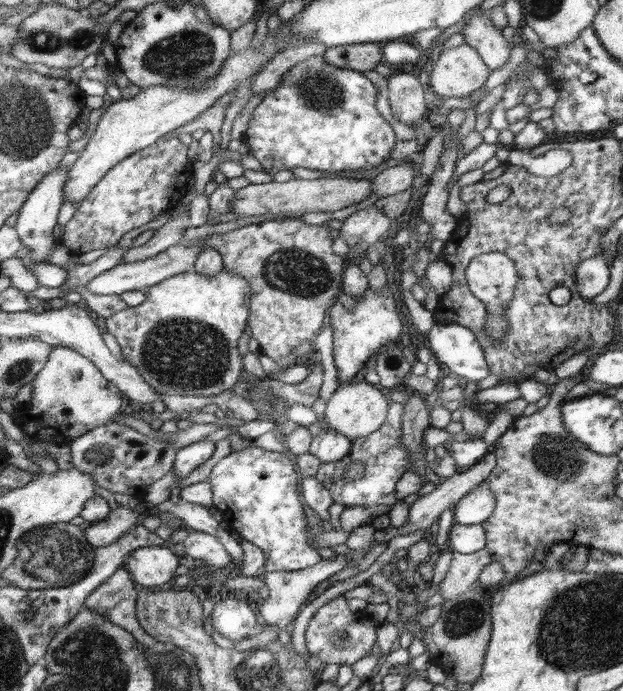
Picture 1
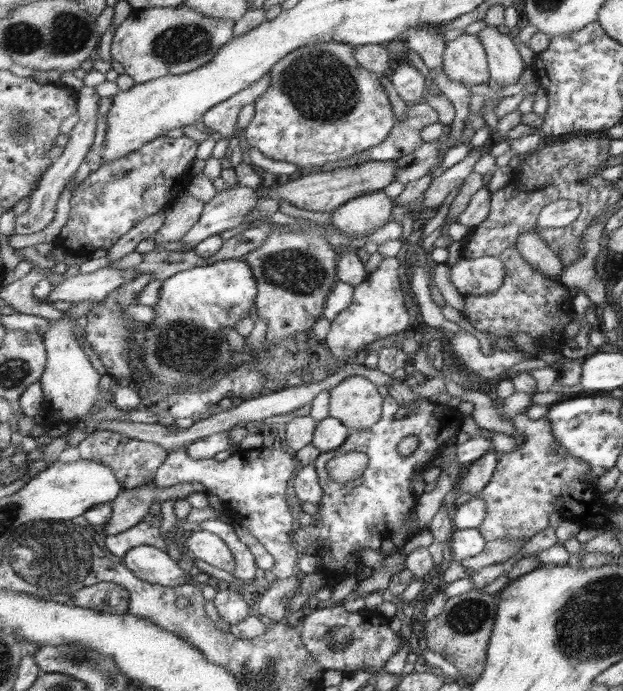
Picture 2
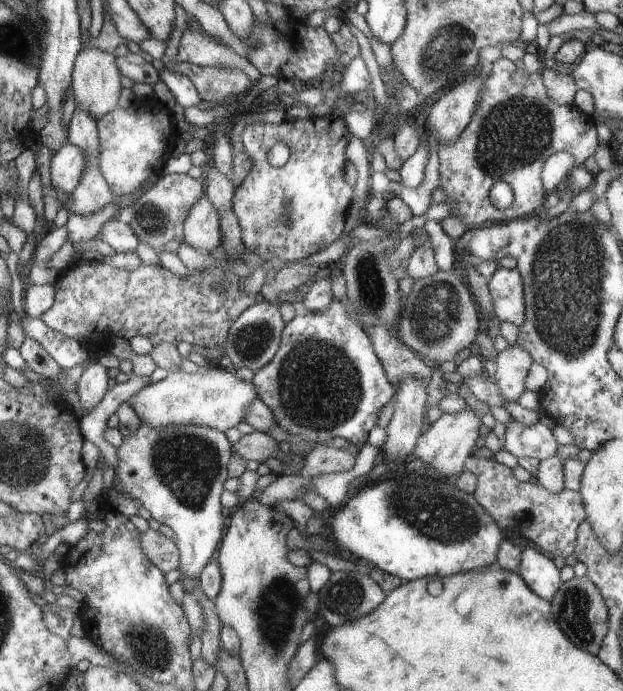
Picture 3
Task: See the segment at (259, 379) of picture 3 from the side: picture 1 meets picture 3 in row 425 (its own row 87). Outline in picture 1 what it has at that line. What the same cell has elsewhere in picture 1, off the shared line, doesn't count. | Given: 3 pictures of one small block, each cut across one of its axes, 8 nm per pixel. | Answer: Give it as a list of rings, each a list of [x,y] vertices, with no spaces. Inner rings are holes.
[[[323,54],[312,55],[292,65],[278,87],[262,98],[250,116],[248,130],[241,142],[248,146],[249,154],[260,161],[263,170],[272,175],[298,166],[331,175],[344,170],[350,173],[368,170],[384,163],[388,155],[392,155],[392,147],[396,146],[394,130],[376,110],[376,100],[378,90],[364,73],[330,65]]]

